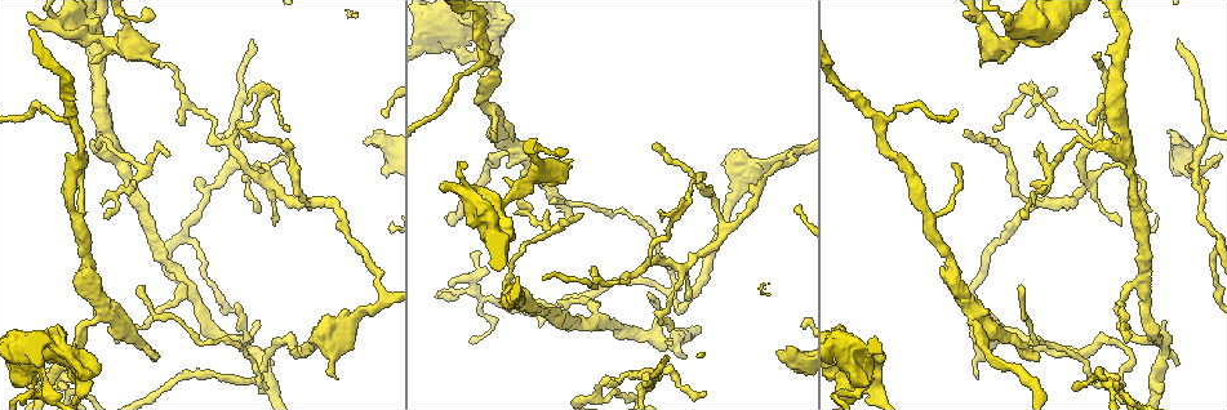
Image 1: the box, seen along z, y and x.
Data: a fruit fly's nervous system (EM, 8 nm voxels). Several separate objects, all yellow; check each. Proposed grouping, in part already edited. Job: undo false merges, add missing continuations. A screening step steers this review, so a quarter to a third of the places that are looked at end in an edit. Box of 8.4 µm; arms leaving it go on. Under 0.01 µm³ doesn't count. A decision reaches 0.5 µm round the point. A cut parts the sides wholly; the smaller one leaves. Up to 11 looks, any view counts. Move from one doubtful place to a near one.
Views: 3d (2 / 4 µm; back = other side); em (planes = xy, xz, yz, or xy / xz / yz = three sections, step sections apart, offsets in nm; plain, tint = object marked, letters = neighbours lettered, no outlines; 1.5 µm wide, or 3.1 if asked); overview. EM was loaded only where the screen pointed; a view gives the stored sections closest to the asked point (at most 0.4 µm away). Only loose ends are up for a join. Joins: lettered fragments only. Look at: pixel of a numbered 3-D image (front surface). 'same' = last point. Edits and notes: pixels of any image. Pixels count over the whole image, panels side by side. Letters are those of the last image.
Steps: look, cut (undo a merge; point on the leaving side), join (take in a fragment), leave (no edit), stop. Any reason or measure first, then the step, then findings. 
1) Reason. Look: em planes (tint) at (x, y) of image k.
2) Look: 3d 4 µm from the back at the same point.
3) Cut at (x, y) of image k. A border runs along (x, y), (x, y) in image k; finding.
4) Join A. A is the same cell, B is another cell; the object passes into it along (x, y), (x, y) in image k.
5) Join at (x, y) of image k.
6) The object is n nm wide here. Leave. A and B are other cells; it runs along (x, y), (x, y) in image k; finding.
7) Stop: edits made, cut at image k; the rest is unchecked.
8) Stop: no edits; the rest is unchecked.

End of a long branch. Look: 3d 2 µm at (364, 142) of image 1.

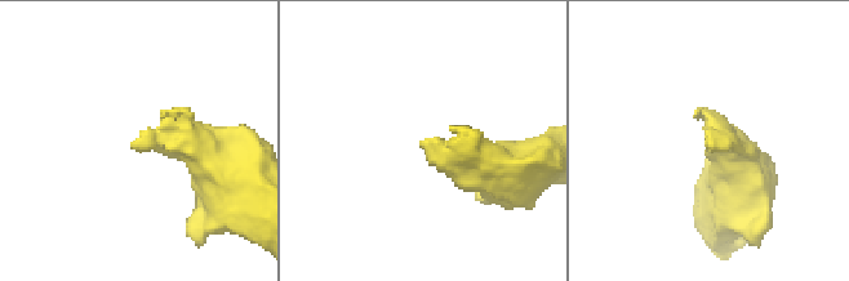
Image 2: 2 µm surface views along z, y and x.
Need the tissue. Look: em xz step 8 (tint) at (135, 147) of image 2.

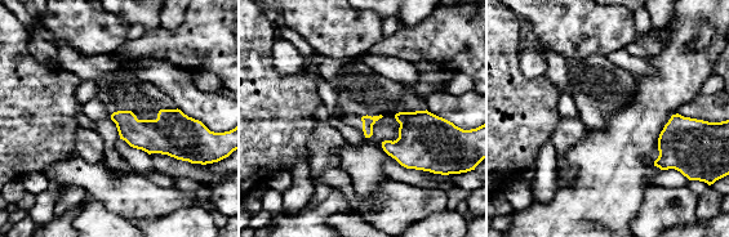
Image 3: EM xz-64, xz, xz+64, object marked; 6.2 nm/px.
Look: em planes (letters) at the same point.

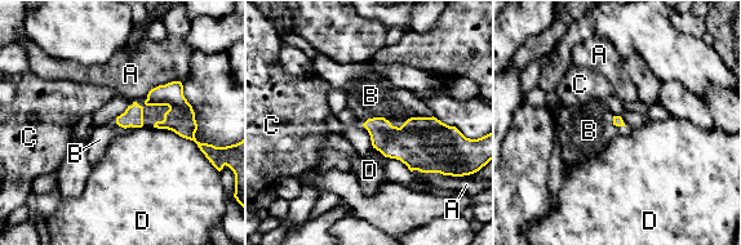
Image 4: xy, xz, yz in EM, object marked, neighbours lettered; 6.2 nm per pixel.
Join B. B is the same cell, A, C and D are other cells; the cell continues.

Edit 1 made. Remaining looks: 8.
Look: overview.

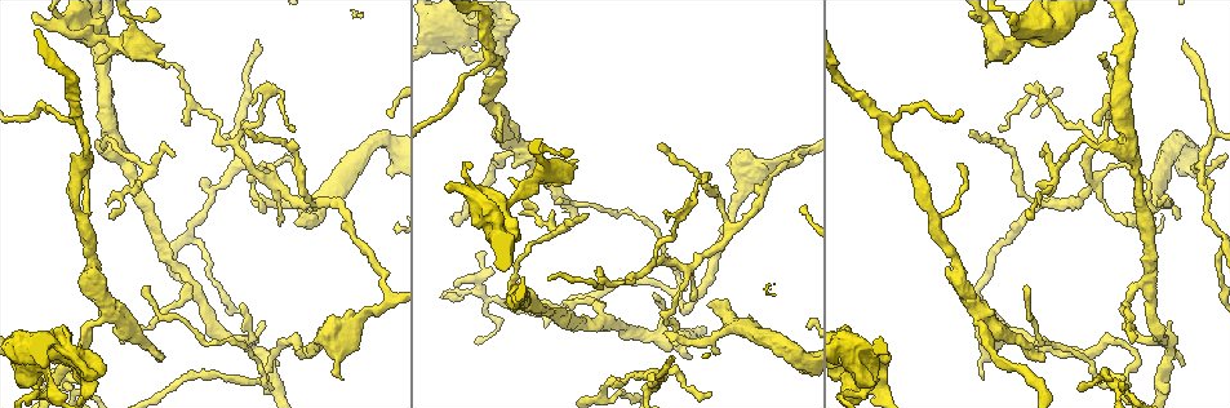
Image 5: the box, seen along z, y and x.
Thin end. Look: em xz step 8 (tint) at (1106, 53) of image 5.

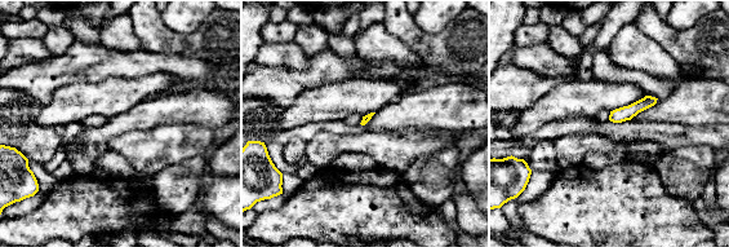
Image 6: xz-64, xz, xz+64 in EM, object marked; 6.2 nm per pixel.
Look: em yz step 4 (letters) at the same point.

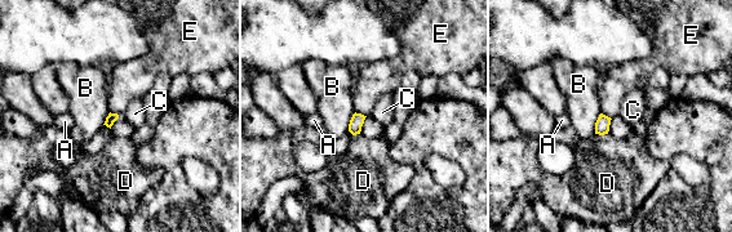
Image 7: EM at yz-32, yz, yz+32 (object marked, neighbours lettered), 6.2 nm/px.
Leave. A, B, C, D and E are other cells; a border runs along (355, 111), (366, 116) in image 7; none of them fits.

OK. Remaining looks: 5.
Look: em yz step 4 (tint) at (68, 389) of image 5.

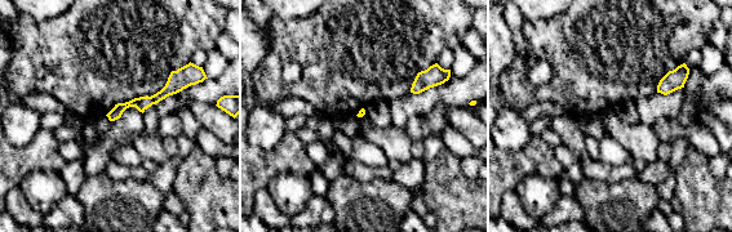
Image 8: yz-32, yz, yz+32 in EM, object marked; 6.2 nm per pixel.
Cut it another way. Look: em planes (letters) at the same point.

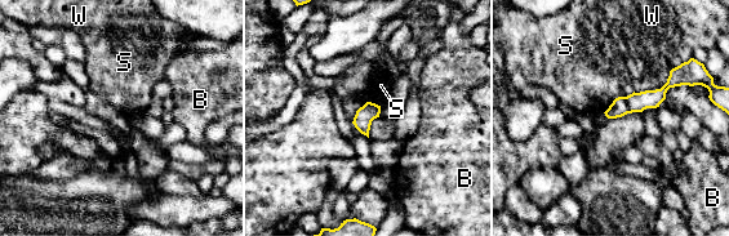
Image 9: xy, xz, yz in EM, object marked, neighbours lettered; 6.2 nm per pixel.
Leave. B, S and W are other cells; no lettered fragment goes on from it.

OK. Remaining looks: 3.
Sharp bend. Look: em xz step 4 (tint) at (698, 299) of image 5.

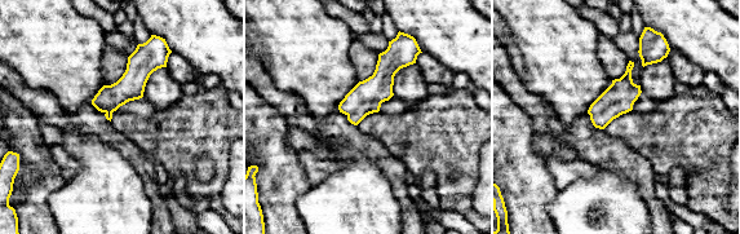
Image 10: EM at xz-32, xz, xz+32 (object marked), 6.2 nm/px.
Cut it another way. Look: em planes (tint) at the same point.

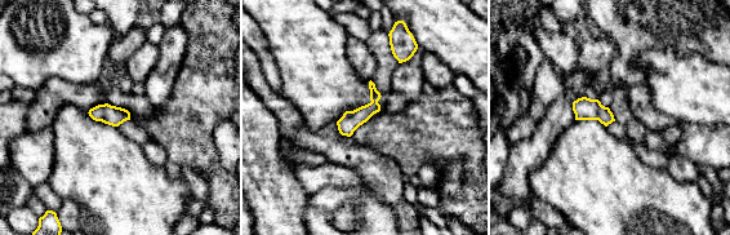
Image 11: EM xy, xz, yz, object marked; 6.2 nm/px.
What lies round it. Look: em planes (letters) at the same point.

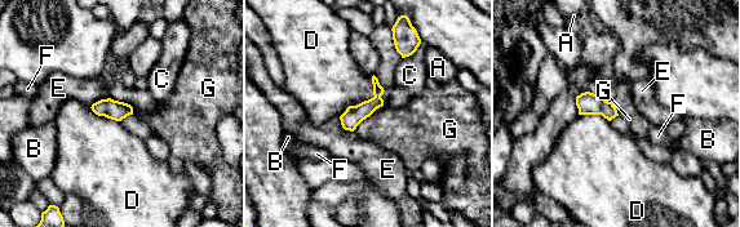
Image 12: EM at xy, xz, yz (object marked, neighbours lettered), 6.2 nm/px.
Leave. A, B, C, D, E, F and G are other cells; all the same cell.

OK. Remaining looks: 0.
Stop: edits made, join at image 4; the rest is unchecked.

